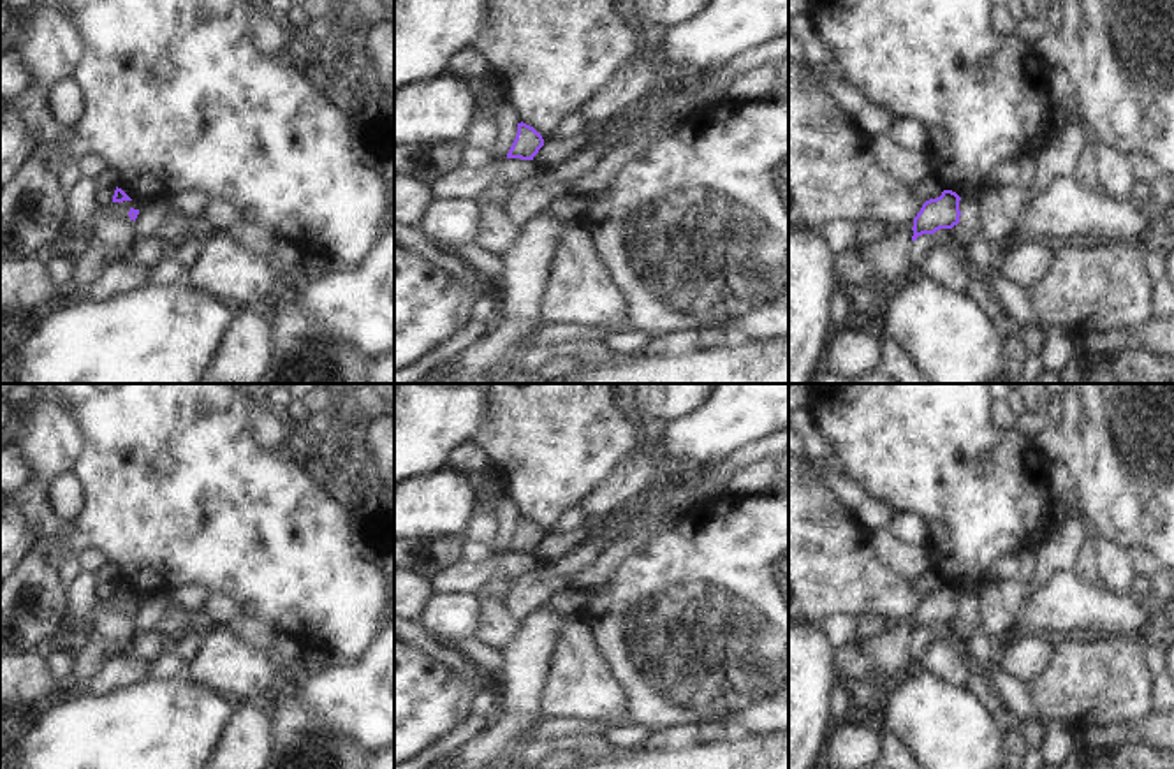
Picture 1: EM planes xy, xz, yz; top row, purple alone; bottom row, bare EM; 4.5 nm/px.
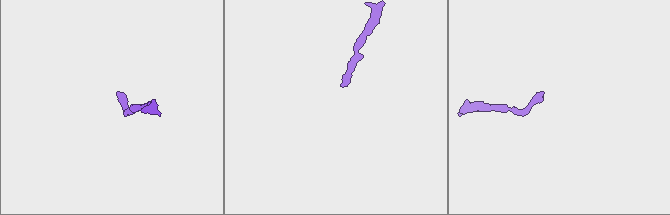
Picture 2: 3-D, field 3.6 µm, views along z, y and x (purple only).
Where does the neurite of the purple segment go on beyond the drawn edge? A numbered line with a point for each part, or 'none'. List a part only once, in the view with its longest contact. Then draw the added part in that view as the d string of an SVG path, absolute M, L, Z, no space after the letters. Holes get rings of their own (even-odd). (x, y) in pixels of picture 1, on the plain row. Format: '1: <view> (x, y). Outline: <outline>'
none.

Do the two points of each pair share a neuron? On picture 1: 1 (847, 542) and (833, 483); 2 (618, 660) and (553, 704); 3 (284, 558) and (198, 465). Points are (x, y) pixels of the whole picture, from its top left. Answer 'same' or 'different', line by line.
1: different
2: different
3: same

